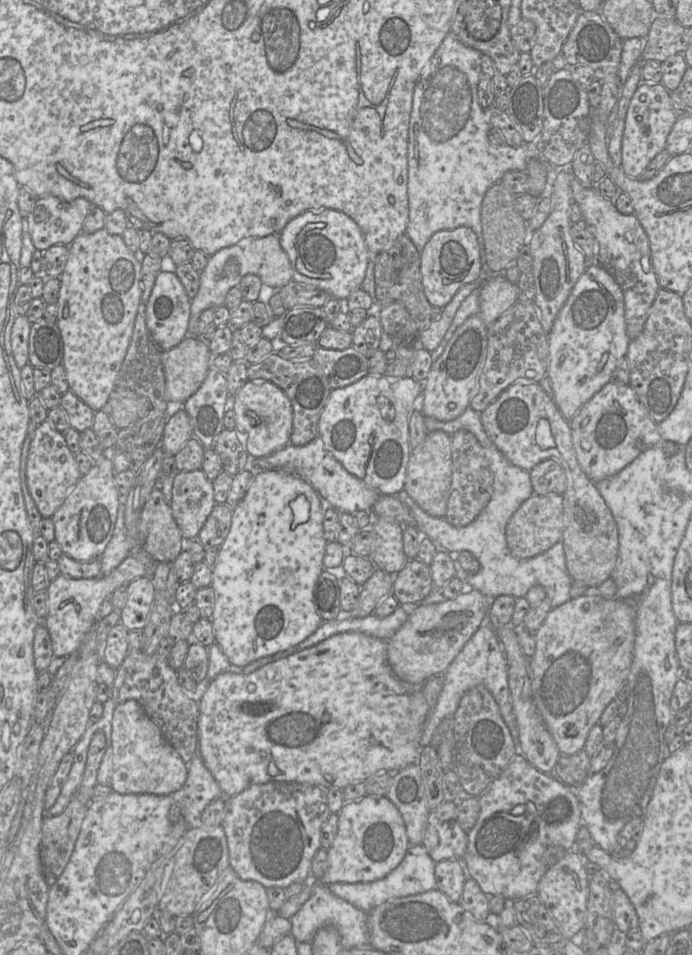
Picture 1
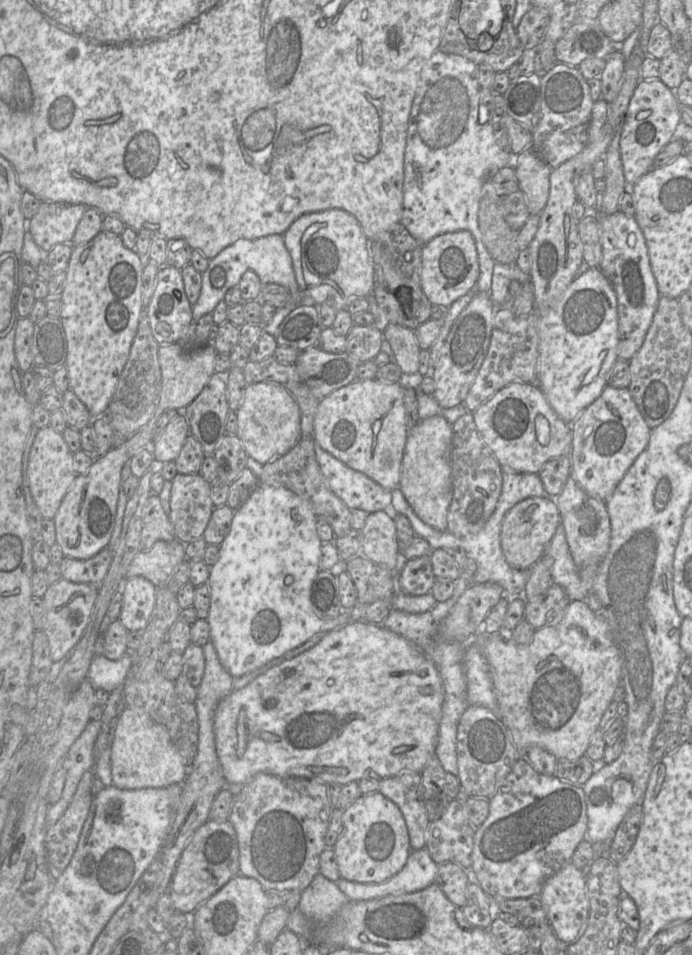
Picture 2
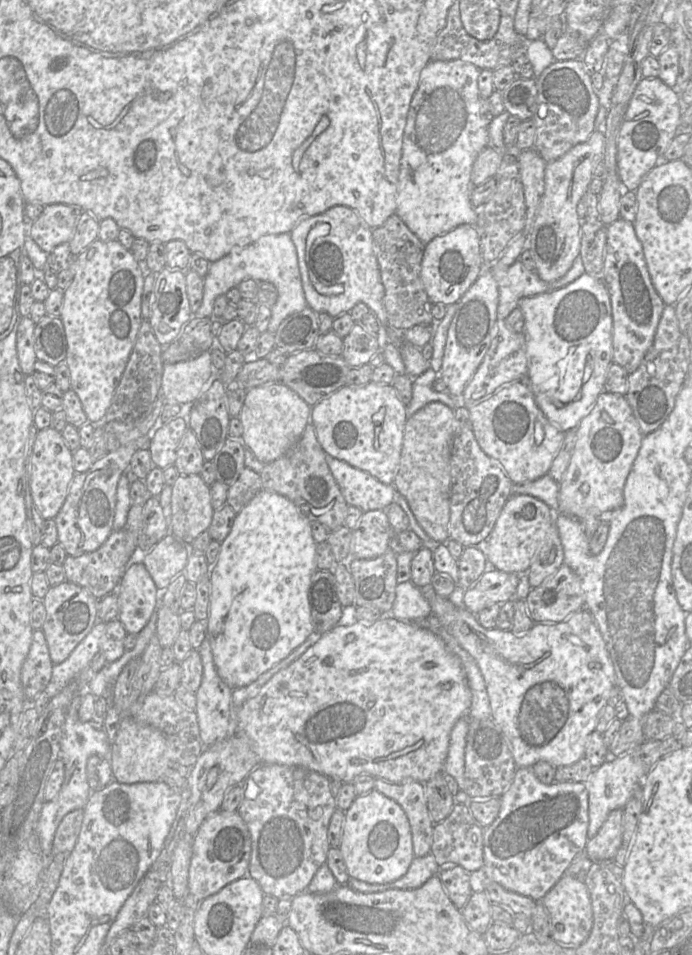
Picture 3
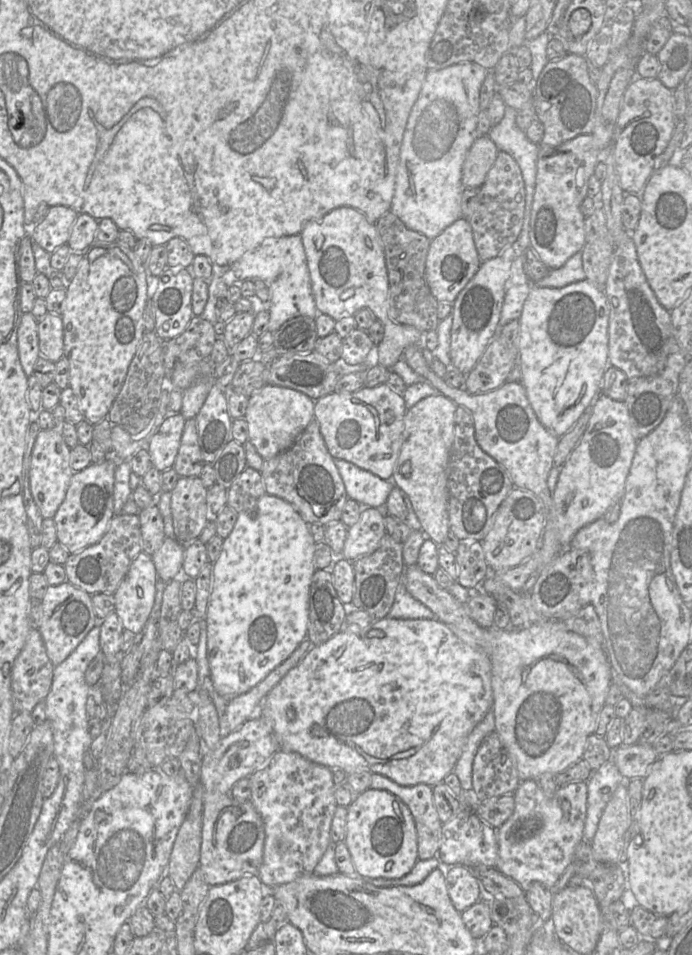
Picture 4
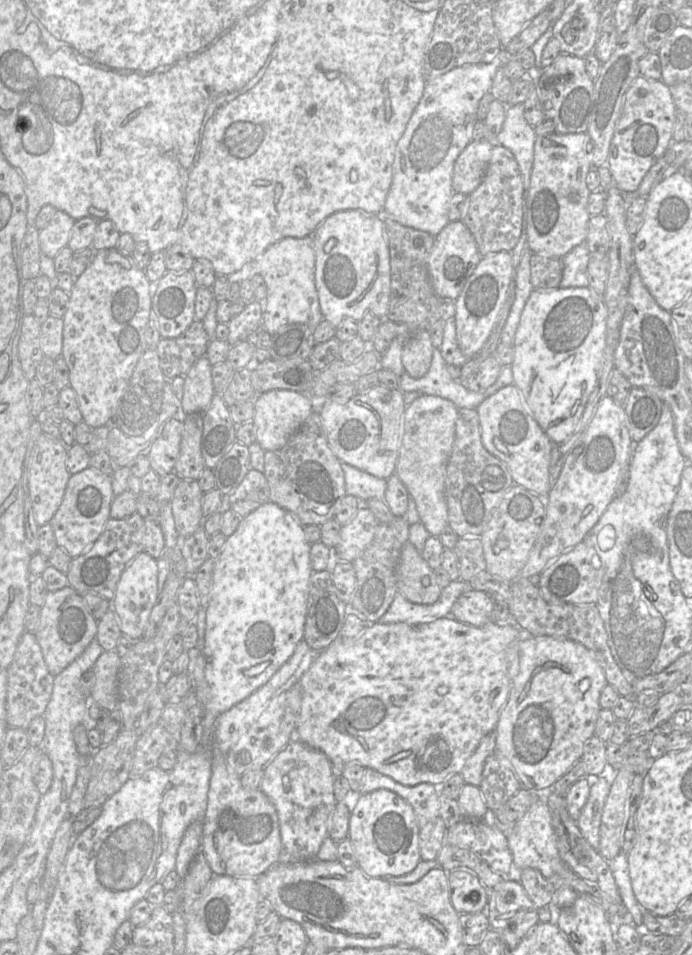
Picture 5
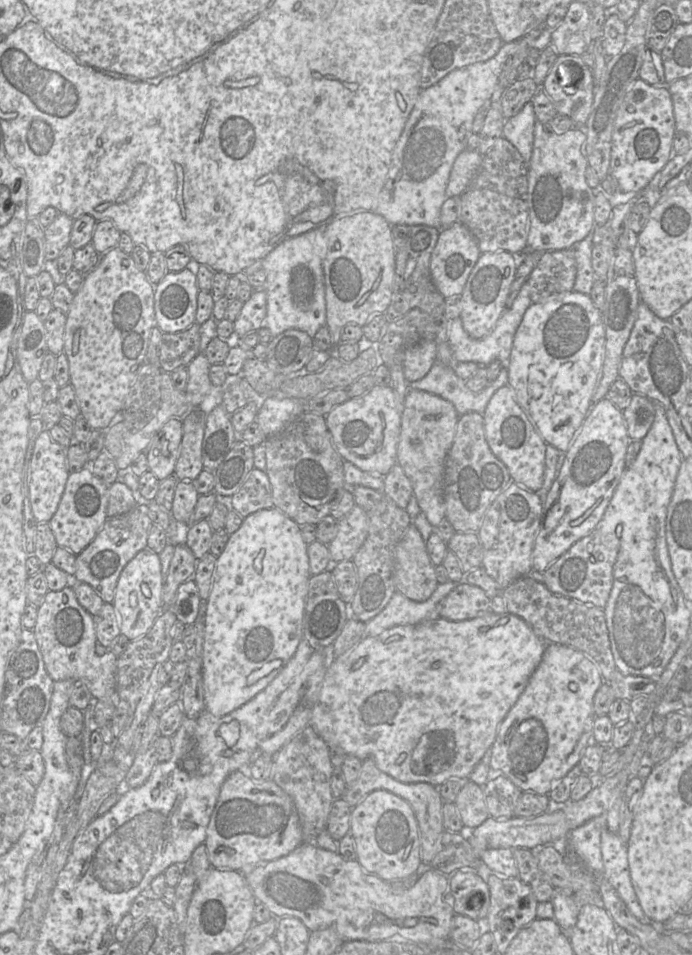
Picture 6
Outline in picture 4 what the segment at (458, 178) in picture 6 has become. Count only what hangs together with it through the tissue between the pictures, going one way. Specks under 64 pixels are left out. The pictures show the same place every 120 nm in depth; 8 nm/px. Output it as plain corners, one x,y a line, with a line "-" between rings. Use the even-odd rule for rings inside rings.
480,135
472,144
462,167
461,181
465,188
480,188
494,164
499,150
487,135

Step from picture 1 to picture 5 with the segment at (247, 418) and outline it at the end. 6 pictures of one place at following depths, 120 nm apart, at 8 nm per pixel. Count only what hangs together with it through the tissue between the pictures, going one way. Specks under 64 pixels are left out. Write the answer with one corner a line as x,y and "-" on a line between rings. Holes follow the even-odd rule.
274,389
258,394
255,399
254,417
256,442
265,451
282,448
305,420
316,410
316,402
311,397
286,389

